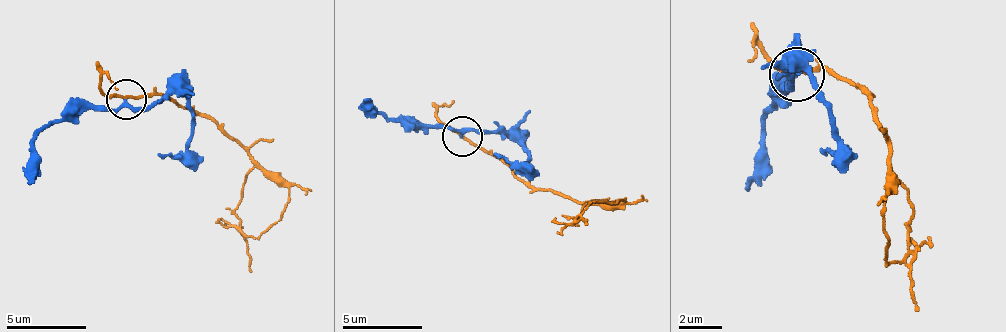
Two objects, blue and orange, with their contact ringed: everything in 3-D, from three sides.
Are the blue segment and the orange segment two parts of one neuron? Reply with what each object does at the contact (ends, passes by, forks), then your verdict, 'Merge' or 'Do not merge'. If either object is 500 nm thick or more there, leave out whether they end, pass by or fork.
At the ring blue passes by. At the ring orange passes by. Do not merge

